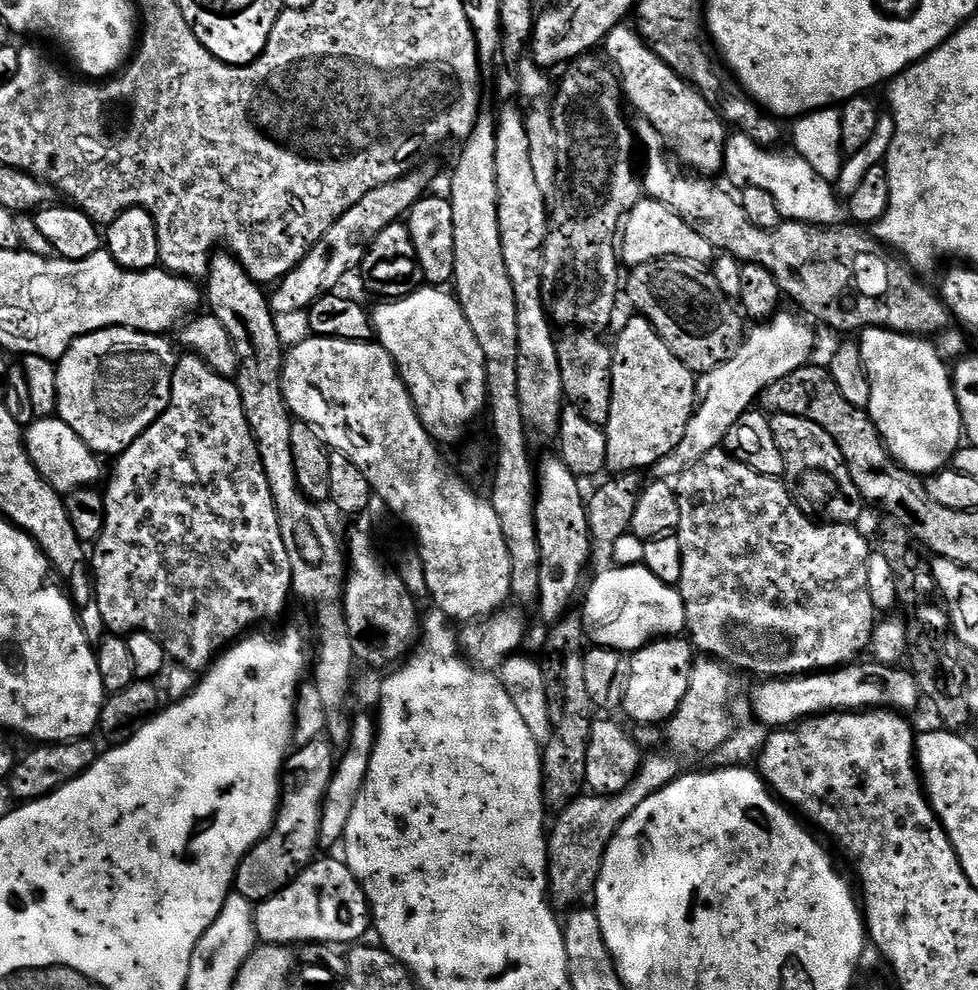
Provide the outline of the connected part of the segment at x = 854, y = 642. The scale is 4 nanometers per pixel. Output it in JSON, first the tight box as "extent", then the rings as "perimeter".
{"extent":[674,447,878,678],"perimeter":[[[723,447],[715,448],[699,462],[691,464],[685,472],[680,473],[674,487],[680,507],[680,525],[676,527],[674,535],[679,538],[682,546],[682,578],[678,591],[686,610],[687,635],[699,651],[700,648],[704,651],[701,653],[705,657],[719,660],[721,664],[731,666],[741,673],[753,672],[760,676],[756,678],[787,678],[821,670],[835,670],[853,663],[859,657],[856,656],[859,652],[869,651],[872,631],[878,623],[878,613],[870,598],[868,585],[868,560],[872,557],[873,549],[868,548],[867,538],[856,529],[855,523],[817,522],[796,505],[789,485],[783,479],[763,476],[750,470],[750,466],[742,466],[742,462],[735,460]]]}

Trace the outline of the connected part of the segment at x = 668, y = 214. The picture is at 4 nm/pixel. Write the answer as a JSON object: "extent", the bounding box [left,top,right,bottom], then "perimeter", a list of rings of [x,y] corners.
{"extent":[618,198,714,266],"perimeter":[[[641,198],[630,209],[622,221],[622,231],[618,236],[618,251],[625,265],[635,266],[651,260],[692,260],[695,264],[708,266],[713,263],[714,249],[698,230],[694,230],[685,220],[678,218],[674,210],[670,210],[662,202]]]}

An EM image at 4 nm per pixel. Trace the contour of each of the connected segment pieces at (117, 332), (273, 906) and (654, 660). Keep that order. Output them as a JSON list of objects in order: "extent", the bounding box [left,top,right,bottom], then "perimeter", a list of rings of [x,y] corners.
[{"extent":[56,328,178,458],"perimeter":[[[103,328],[85,336],[79,336],[66,350],[64,357],[56,364],[56,373],[58,374],[58,406],[56,411],[58,419],[66,422],[66,426],[70,426],[70,430],[74,430],[74,434],[78,434],[78,438],[82,438],[82,442],[86,442],[86,446],[90,446],[90,450],[95,452],[97,456],[101,458],[107,458],[107,456],[115,458],[119,456],[167,410],[168,403],[172,397],[172,379],[174,378],[178,352],[175,352],[164,340],[167,339],[163,335],[150,332],[136,332],[132,328]]]},{"extent":[255,859,372,946],"perimeter":[[[317,859],[277,896],[255,905],[256,935],[265,944],[352,946],[370,932],[372,913],[362,886],[343,859]]]},{"extent":[622,638,694,726],"perimeter":[[[657,638],[631,653],[630,678],[626,682],[622,712],[633,720],[633,725],[660,726],[675,714],[690,686],[694,663],[692,652],[694,653],[693,645],[687,639]]]}]

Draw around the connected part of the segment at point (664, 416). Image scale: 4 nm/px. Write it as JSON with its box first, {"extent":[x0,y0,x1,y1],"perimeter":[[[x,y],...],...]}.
{"extent":[603,315,698,474],"perimeter":[[[633,315],[633,320],[624,324],[616,344],[612,348],[612,397],[610,398],[610,418],[603,425],[606,434],[607,471],[612,474],[625,472],[639,473],[640,468],[652,469],[658,461],[666,458],[676,449],[678,442],[686,434],[686,426],[698,403],[698,376],[690,371],[672,353],[670,346],[654,330],[645,316]]]}

